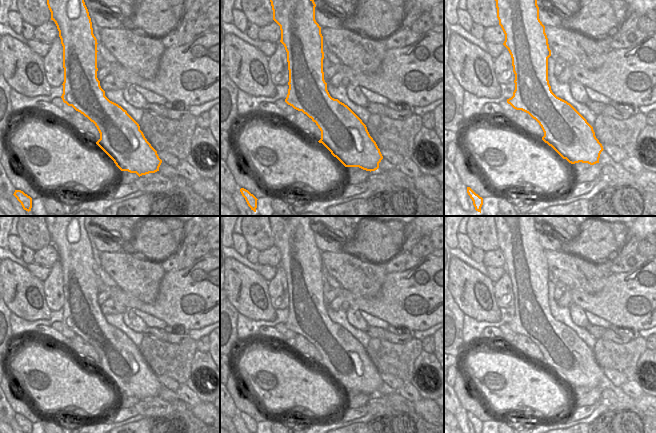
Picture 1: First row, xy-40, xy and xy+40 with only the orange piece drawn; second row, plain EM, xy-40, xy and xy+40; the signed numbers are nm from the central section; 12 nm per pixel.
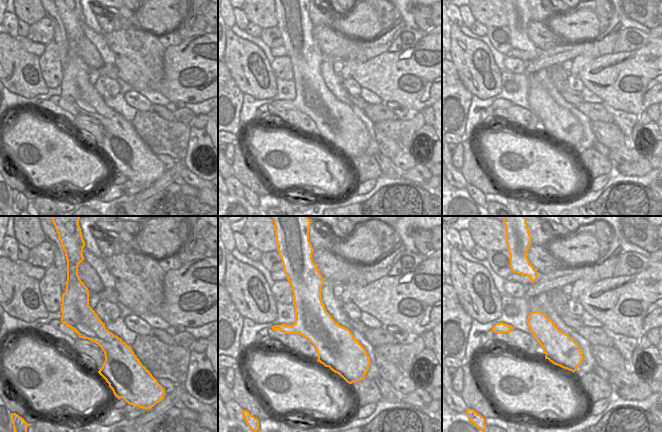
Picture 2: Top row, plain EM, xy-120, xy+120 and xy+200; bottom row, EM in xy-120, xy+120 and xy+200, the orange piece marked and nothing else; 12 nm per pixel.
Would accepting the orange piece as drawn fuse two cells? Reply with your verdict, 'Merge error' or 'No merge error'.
Merge error

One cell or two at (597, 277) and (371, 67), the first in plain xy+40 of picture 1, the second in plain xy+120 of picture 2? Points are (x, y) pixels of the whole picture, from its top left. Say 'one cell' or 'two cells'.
two cells

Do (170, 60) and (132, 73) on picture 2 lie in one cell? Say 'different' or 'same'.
different

